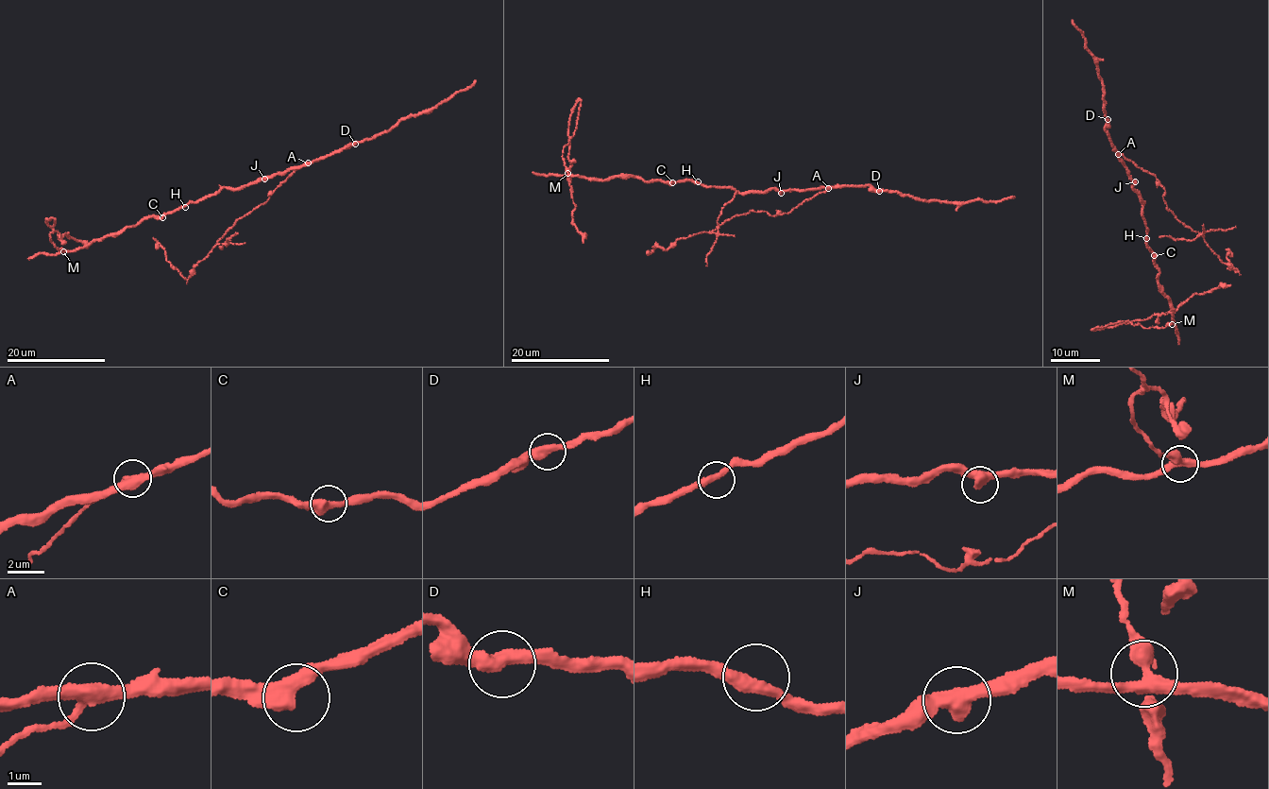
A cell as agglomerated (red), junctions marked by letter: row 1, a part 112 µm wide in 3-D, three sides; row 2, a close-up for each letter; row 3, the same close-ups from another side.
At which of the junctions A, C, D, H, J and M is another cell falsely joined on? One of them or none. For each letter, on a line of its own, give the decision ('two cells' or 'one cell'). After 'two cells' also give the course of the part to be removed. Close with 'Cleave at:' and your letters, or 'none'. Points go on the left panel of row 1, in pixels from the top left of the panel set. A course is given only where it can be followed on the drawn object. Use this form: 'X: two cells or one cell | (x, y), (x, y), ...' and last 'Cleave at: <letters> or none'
A: two cells | (308, 162), (266, 201), (236, 219), (187, 280), (153, 237)
C: one cell
D: one cell
H: one cell
J: one cell
M: one cell
Cleave at: A

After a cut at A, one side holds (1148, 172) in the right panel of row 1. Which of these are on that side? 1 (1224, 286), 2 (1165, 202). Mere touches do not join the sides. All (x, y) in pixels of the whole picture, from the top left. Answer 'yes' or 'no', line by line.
1: no
2: yes

